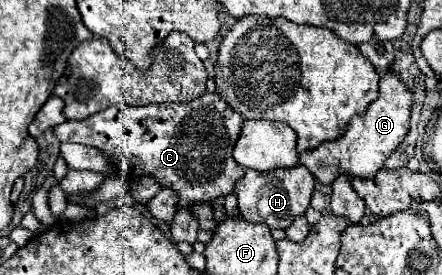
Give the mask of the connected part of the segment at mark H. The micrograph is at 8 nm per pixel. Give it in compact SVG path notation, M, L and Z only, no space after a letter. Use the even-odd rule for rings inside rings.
M290 167L290 169L274 169L268 173L246 171L246 175L236 183L236 197L240 215L248 223L264 223L272 229L288 229L296 215L304 215L310 205L314 191L314 177L304 167Z

